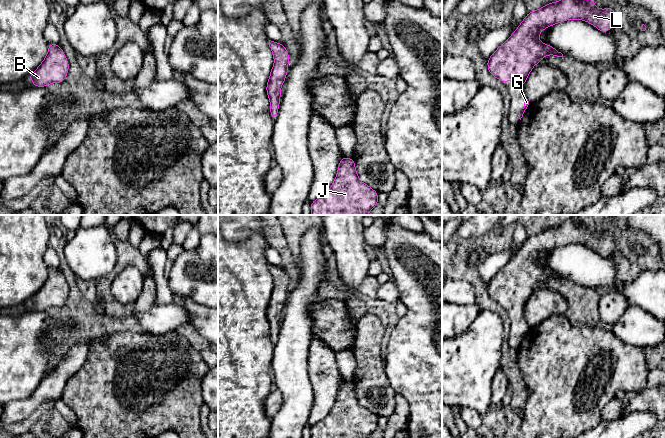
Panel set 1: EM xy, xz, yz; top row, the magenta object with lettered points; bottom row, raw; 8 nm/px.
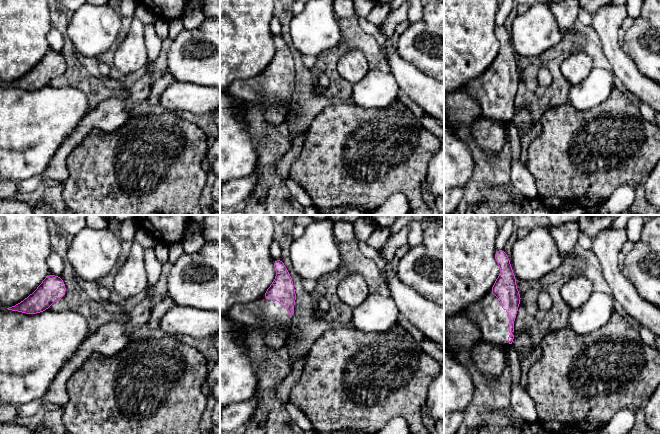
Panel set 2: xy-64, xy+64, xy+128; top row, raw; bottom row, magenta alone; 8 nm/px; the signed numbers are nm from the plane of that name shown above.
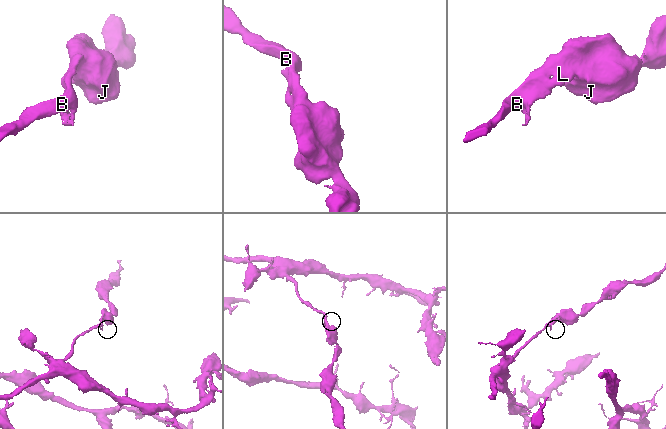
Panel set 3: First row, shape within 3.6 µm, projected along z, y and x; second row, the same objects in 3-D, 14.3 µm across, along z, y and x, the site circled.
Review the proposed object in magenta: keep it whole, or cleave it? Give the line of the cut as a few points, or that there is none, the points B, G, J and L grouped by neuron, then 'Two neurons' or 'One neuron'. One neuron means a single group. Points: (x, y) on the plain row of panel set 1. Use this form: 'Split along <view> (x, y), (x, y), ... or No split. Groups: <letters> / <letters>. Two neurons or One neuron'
No split. Groups: B G J L. One neuron

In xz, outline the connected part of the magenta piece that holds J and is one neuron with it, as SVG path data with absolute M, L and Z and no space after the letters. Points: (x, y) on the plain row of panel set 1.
M342 380L330 413L311 426L310 432L311 438L369 438L378 426L378 416L359 403L354 383Z

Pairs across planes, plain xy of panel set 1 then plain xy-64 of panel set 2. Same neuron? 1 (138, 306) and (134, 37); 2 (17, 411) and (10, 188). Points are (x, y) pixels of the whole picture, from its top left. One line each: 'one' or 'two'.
1: two
2: two

